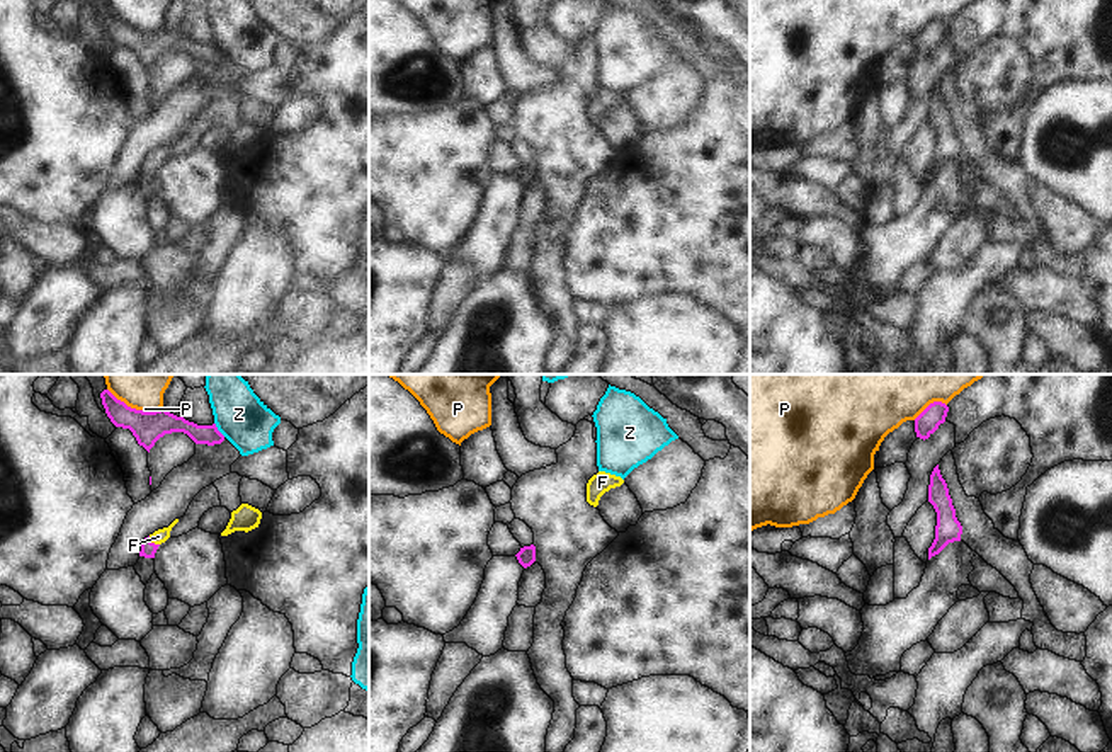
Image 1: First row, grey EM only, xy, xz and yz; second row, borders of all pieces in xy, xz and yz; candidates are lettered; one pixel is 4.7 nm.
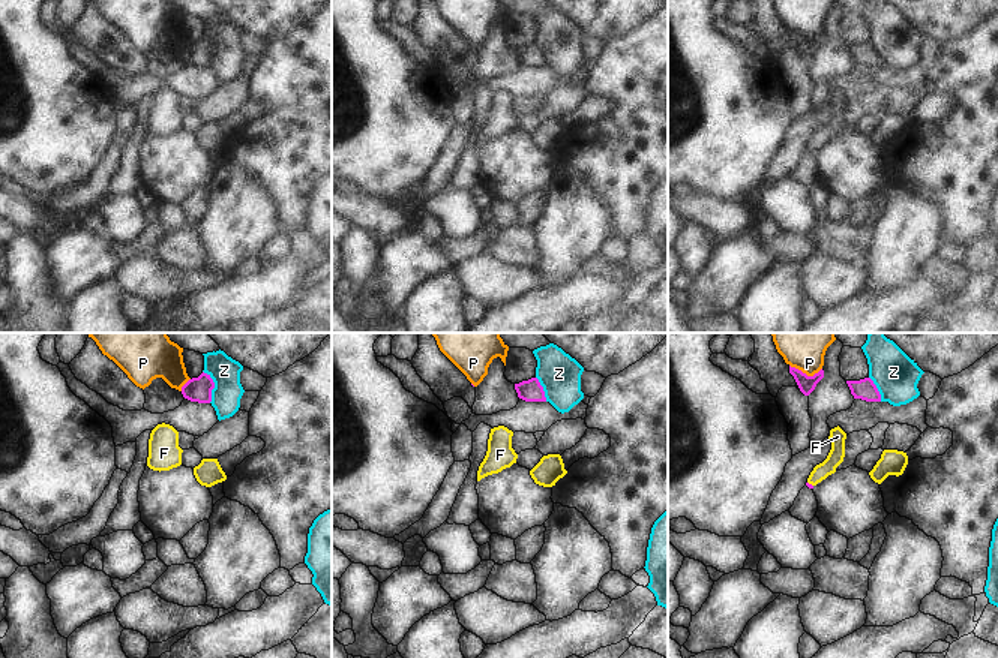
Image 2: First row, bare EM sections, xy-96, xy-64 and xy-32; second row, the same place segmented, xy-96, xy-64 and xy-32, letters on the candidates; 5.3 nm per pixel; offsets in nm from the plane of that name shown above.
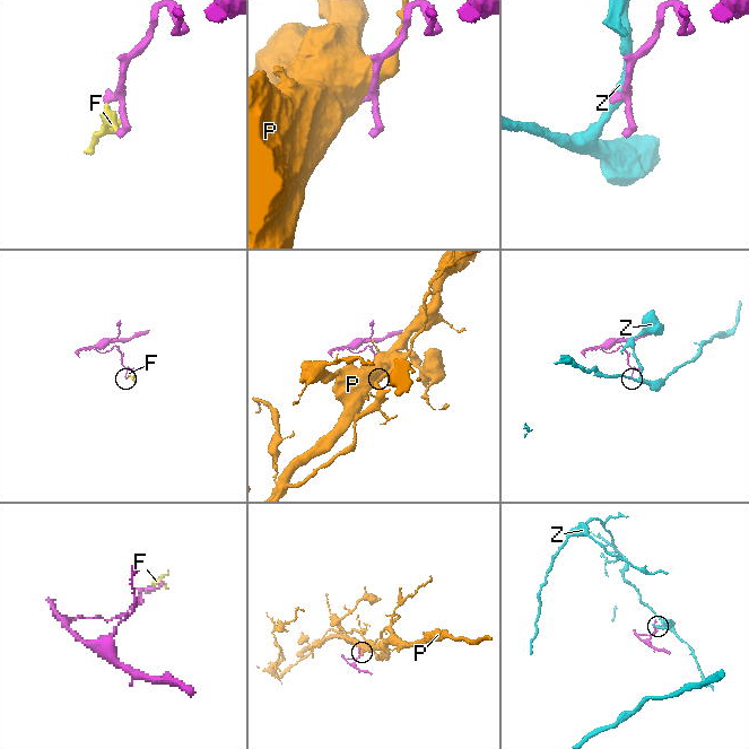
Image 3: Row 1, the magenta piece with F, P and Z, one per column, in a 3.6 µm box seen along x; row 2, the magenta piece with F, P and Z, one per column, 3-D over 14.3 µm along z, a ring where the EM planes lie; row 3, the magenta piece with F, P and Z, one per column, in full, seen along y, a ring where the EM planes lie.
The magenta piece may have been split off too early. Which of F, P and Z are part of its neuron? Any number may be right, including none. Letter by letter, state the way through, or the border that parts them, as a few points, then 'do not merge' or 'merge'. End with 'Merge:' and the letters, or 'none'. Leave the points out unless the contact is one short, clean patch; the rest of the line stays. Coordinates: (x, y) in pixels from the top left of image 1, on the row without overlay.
F: way xy (148, 167), (153, 162), (158, 155); merge
P: do not merge
Z: do not merge
Merge: F

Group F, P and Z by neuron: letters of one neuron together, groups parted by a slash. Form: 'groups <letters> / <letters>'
groups F / P / Z

